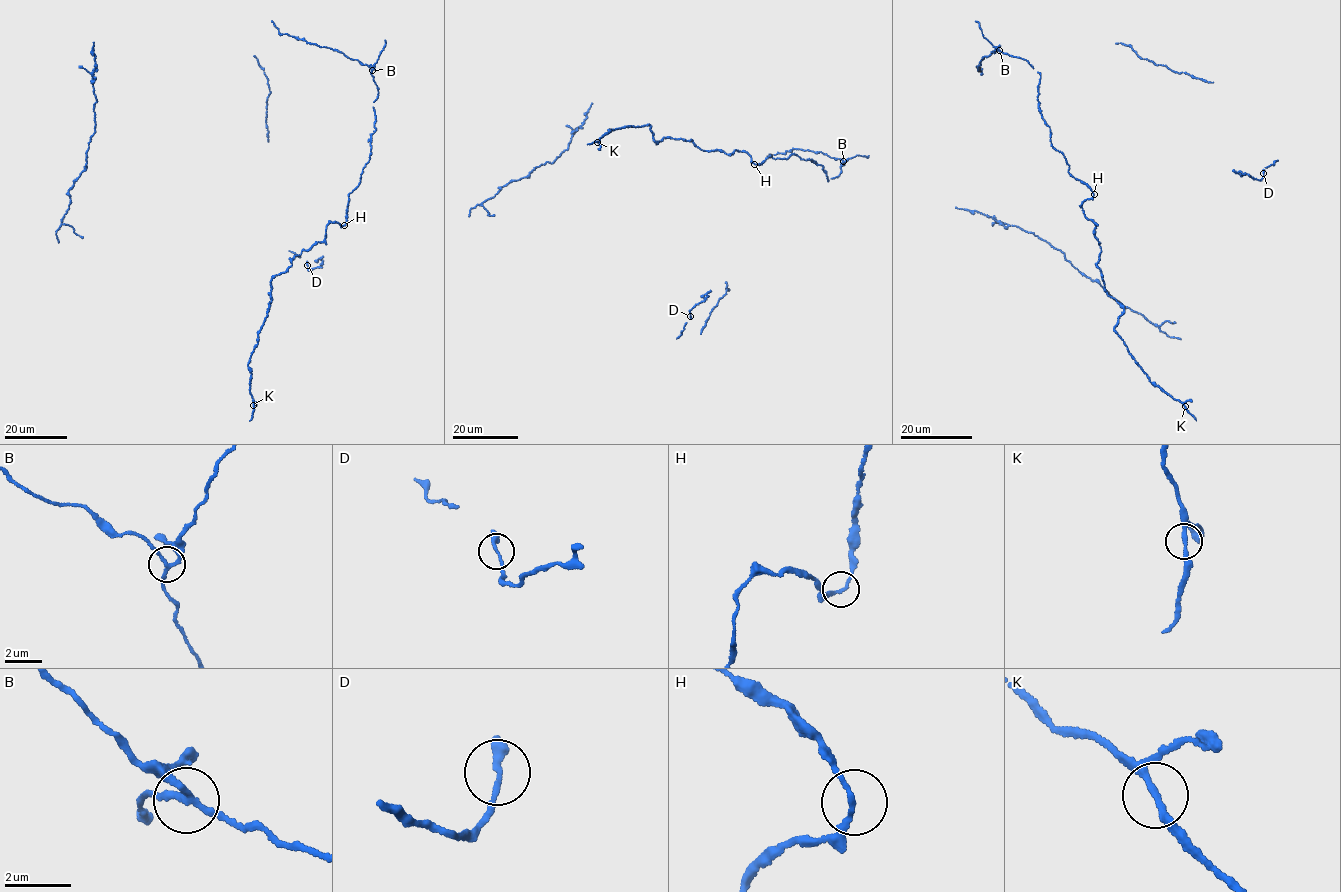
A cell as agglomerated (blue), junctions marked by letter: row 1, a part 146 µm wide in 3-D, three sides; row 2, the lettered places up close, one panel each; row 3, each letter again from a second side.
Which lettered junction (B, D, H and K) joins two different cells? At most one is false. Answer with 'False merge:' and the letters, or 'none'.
False merge: B

